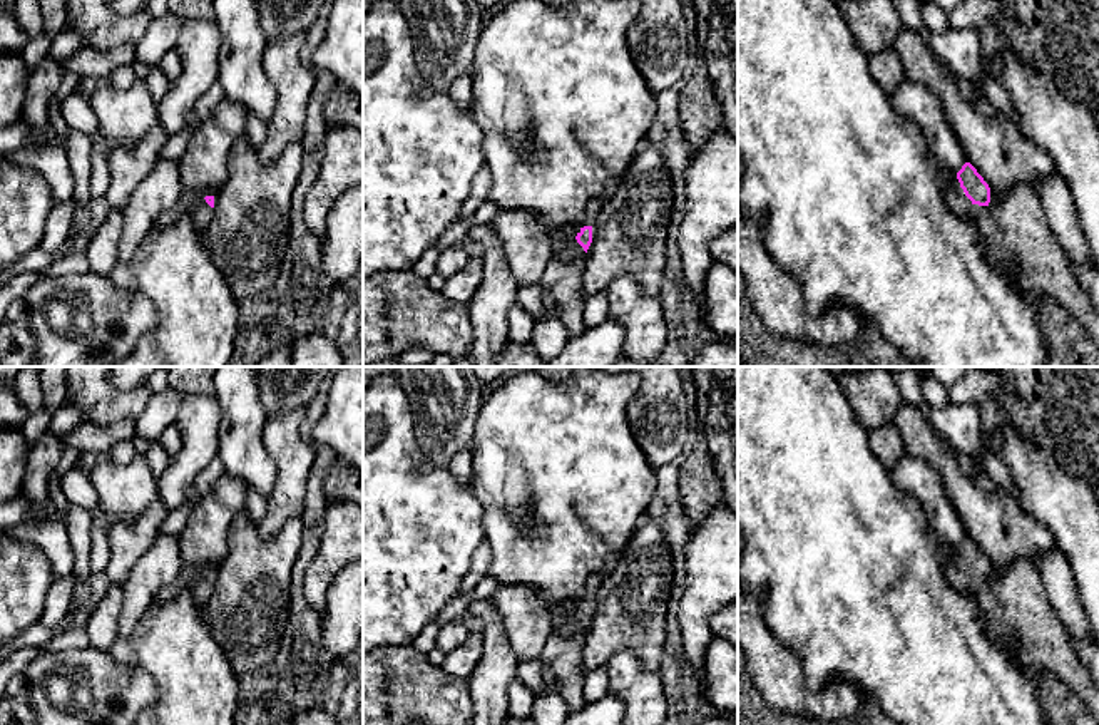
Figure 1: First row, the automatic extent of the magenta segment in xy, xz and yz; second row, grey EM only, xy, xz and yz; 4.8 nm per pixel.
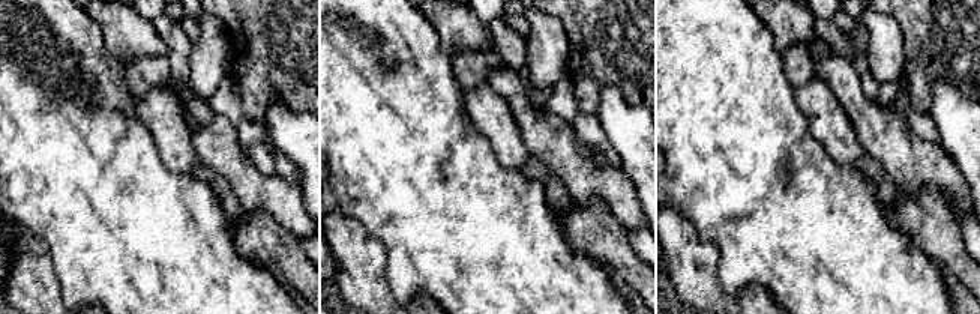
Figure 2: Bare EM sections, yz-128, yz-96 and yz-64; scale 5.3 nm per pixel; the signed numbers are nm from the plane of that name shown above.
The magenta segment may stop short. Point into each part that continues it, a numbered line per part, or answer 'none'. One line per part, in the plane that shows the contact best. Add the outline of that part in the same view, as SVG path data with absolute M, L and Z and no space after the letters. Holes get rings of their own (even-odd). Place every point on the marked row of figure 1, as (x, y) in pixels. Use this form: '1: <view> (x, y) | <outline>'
1: xz (564, 245) | M575 226L555 231L550 239L552 256L562 261L570 261L574 258L585 256L584 248L575 239L579 233L580 233L580 228L575 228Z
2: yz (955, 198) | M947 172L942 176L942 184L945 186L945 203L957 214L970 214L974 204L965 196L964 189L955 174Z

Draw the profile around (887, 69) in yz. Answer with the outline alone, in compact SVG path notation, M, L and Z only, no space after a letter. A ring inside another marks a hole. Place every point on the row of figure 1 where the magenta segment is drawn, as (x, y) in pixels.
M893 47L868 55L873 79L892 95L905 79L902 60Z

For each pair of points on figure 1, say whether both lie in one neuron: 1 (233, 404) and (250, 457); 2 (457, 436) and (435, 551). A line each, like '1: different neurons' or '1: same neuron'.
1: same neuron
2: different neurons

